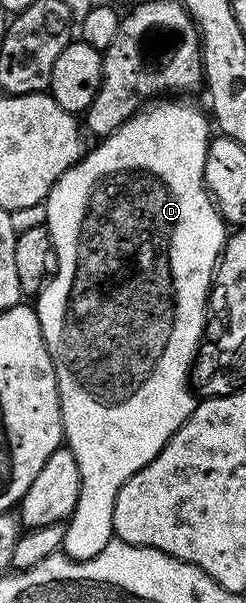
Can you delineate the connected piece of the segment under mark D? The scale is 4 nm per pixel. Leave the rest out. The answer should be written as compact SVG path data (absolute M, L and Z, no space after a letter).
M155 101L144 106L138 115L134 115L118 131L96 142L99 144L92 151L90 148L78 163L74 163L55 182L45 200L47 206L45 226L53 237L59 263L55 267L55 274L37 296L37 310L43 340L47 343L47 351L55 366L59 404L63 414L65 446L73 453L77 461L77 469L81 473L81 493L77 497L74 513L66 520L65 537L61 548L62 554L69 559L97 557L97 553L101 553L101 549L105 549L105 545L111 542L113 538L111 522L117 493L126 485L129 477L133 477L159 456L164 445L178 433L179 426L191 416L197 402L196 396L191 396L189 376L192 374L195 357L203 338L207 296L211 290L211 281L215 277L215 265L219 262L219 254L227 244L229 227L216 209L215 201L207 191L203 180L207 145L212 134L210 131L213 131L212 124L204 112L203 116L193 104L183 102L187 101Z

